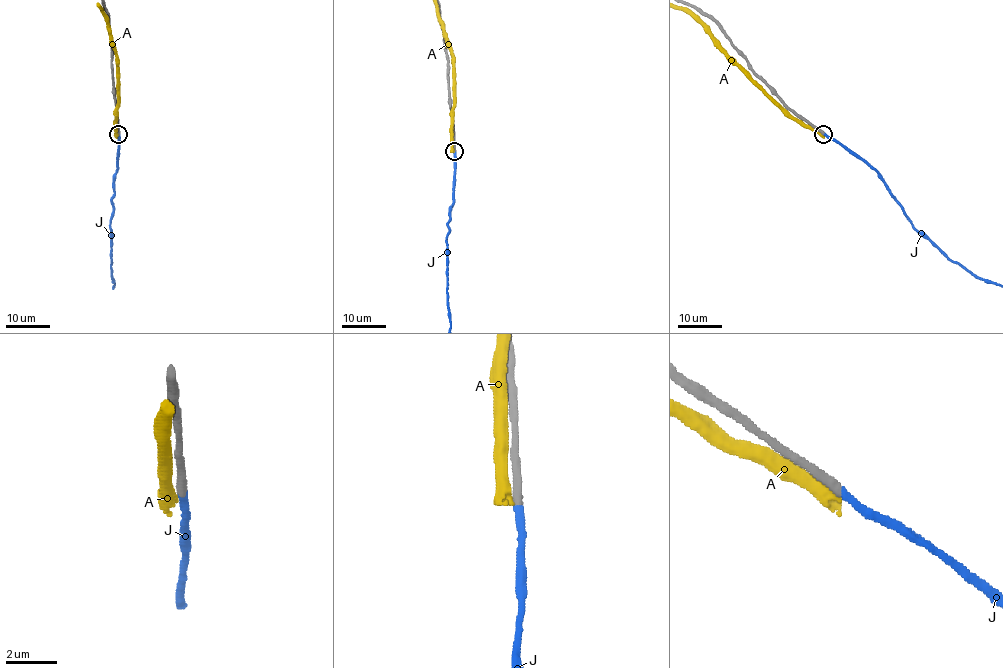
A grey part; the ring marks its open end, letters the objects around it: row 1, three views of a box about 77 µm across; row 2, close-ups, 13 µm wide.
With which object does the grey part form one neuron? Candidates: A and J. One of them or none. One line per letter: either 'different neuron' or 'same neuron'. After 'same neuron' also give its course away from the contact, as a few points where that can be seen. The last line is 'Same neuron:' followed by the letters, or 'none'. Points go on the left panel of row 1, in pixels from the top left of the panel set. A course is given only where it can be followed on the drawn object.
A: different neuron
J: same neuron
Same neuron: J

